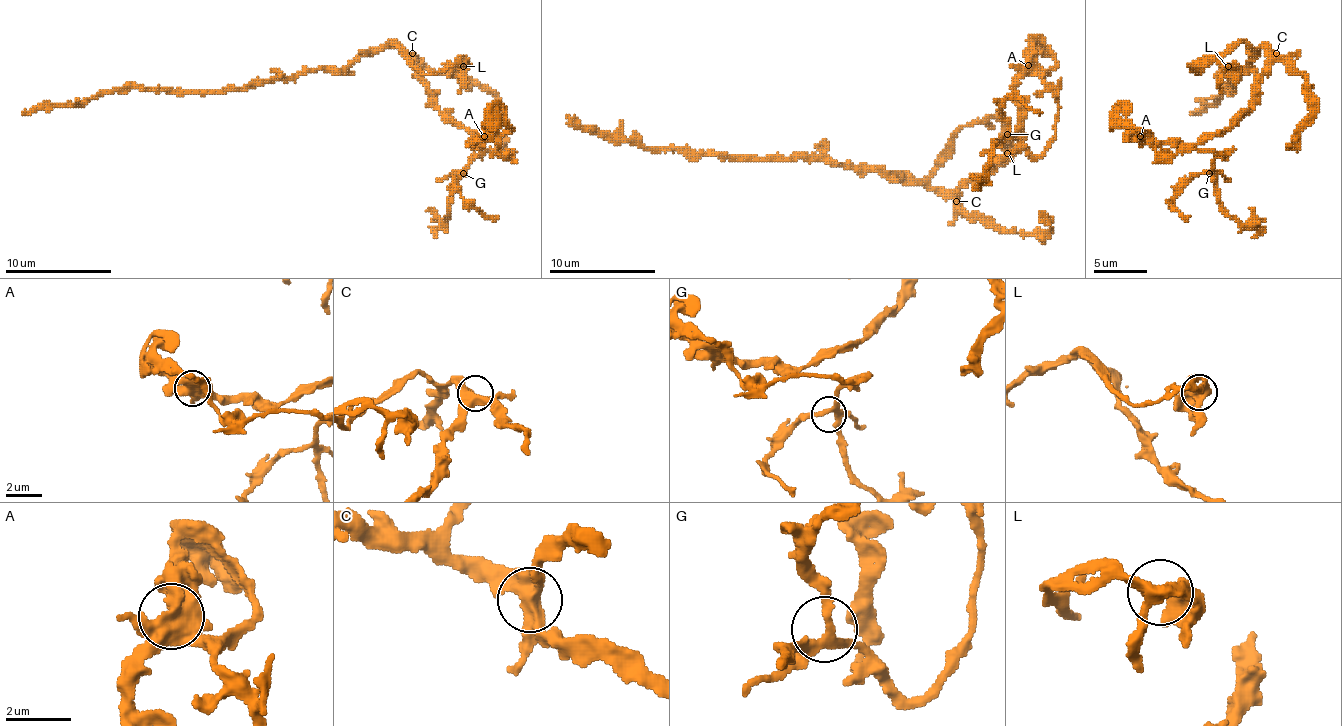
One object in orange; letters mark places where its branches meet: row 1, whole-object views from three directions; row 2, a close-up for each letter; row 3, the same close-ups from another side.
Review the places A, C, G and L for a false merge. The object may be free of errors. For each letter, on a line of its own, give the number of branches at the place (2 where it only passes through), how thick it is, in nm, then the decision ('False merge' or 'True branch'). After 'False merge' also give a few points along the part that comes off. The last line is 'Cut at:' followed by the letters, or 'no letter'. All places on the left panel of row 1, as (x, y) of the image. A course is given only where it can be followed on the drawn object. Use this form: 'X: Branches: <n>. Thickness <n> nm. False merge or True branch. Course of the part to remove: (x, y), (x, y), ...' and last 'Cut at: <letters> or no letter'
A: Branches: 5. Thickness 550 nm. False merge. Course of the part to remove: (485, 136), (509, 157), (514, 152), (490, 149), (474, 160), (458, 176), (453, 203), (442, 224), (429, 227)
C: Branches: 3. Thickness 400 nm. True branch
G: Branches: 3. Thickness 240 nm. True branch
L: Branches: 3. Thickness 480 nm. True branch
Cut at: A

